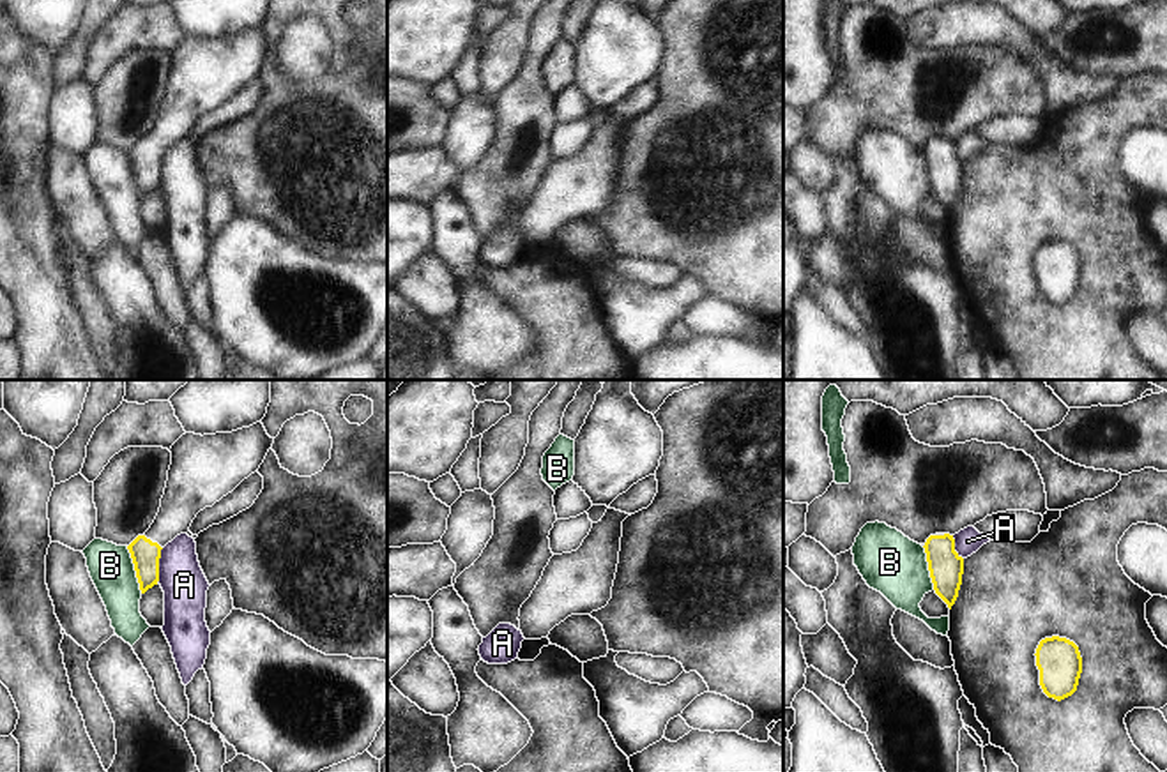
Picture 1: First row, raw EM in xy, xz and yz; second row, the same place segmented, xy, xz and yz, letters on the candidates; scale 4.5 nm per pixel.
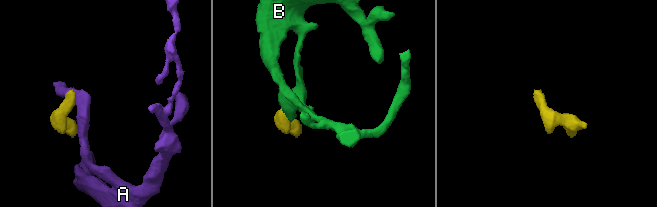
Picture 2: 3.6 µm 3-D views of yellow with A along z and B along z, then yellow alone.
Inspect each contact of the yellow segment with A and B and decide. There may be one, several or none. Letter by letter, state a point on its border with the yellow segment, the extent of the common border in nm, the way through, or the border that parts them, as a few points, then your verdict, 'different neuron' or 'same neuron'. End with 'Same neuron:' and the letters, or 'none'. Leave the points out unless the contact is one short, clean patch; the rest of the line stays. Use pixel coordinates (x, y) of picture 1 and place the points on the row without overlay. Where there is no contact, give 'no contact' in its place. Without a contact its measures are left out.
A: contact xy (158, 168); length 150 nm; border xy (163, 152), (158, 184); different neuron
B: contact xy (135, 174); length 220 nm; border xy (126, 151), (142, 196); different neuron
Same neuron: none

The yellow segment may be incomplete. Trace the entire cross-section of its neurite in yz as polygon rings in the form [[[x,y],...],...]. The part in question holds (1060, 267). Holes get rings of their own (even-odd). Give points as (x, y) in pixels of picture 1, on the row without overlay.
[[[1059,240],[1045,242],[1034,260],[1040,290],[1049,302],[1061,306],[1077,295],[1082,261],[1073,246]]]

